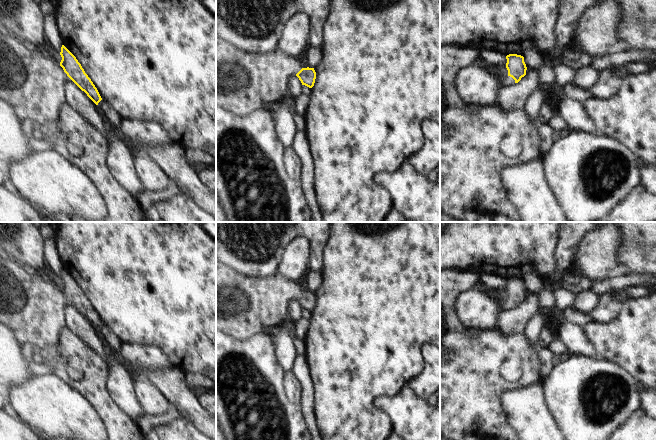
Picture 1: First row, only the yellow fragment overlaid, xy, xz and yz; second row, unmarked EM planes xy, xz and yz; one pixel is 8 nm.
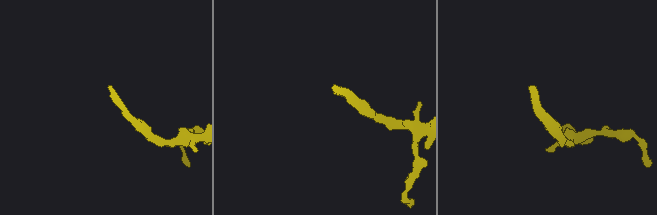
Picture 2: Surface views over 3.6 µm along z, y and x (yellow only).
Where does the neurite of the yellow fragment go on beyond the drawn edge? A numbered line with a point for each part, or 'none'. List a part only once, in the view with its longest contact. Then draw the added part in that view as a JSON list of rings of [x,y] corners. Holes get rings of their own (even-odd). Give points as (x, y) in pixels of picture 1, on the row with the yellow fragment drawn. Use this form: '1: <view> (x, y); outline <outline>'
none

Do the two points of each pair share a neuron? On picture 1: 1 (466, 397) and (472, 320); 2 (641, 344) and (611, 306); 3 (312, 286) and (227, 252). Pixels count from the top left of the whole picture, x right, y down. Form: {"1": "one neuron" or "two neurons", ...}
{"1": "two neurons", "2": "two neurons", "3": "two neurons"}

